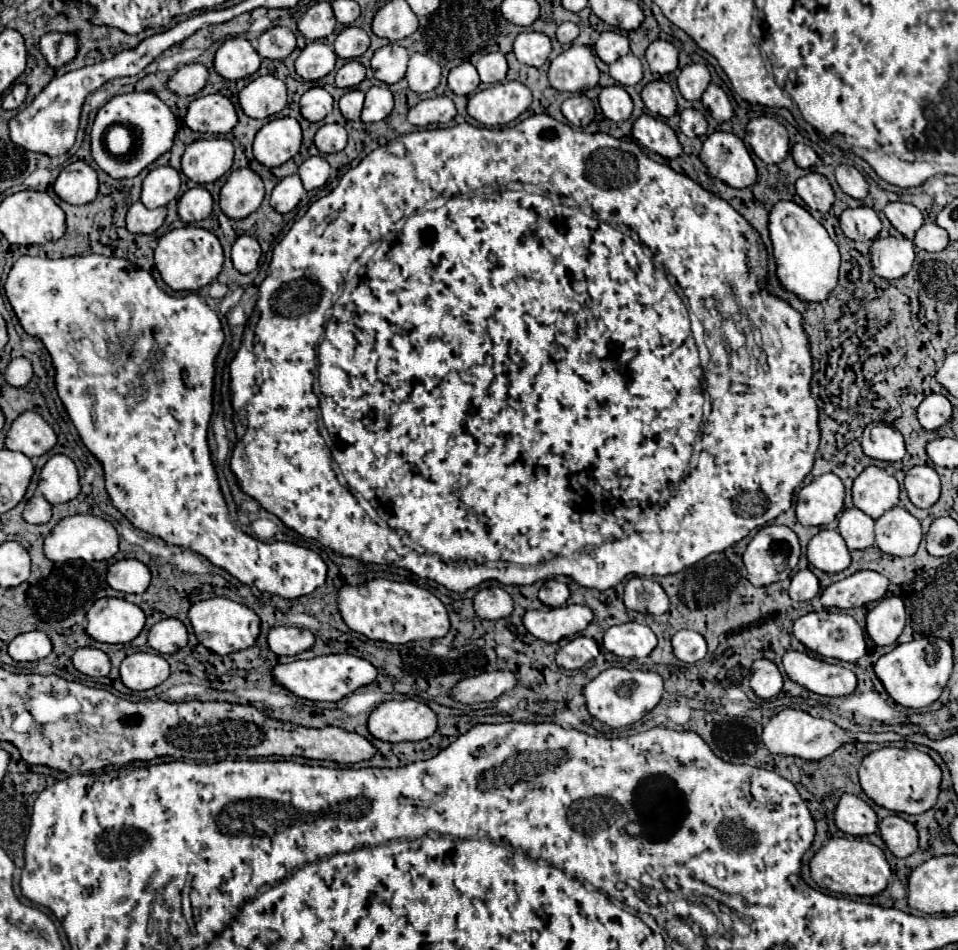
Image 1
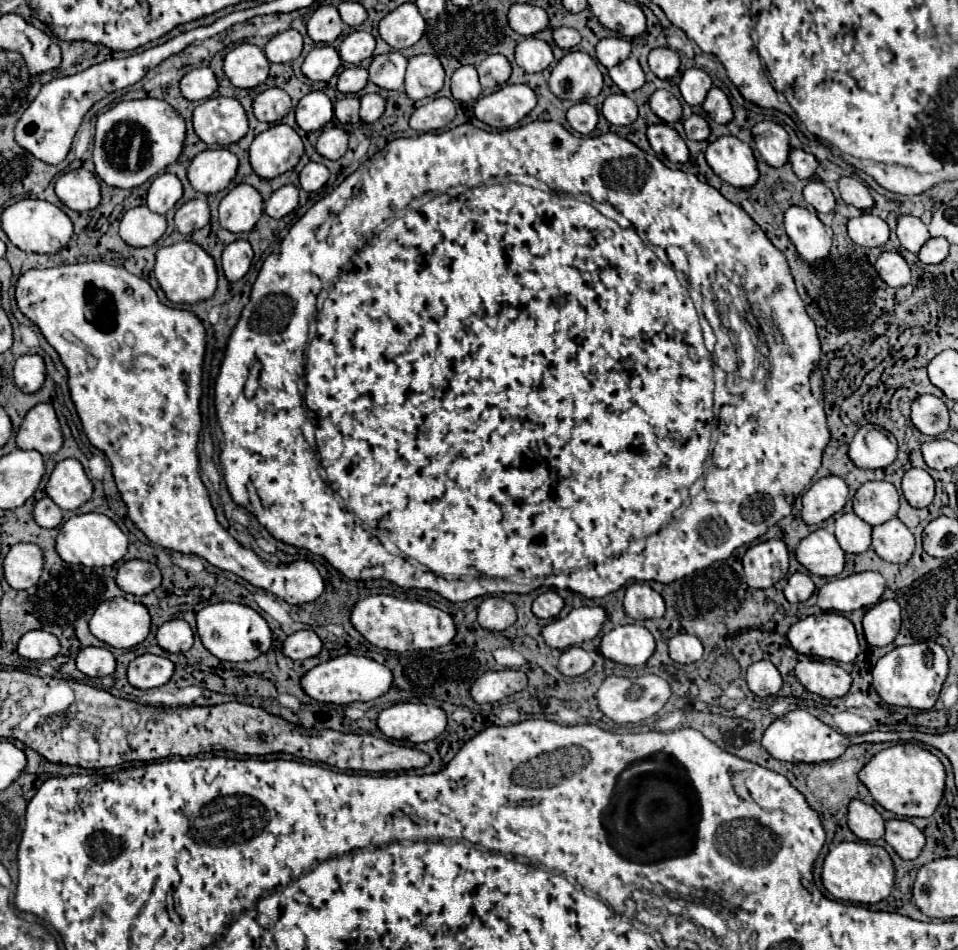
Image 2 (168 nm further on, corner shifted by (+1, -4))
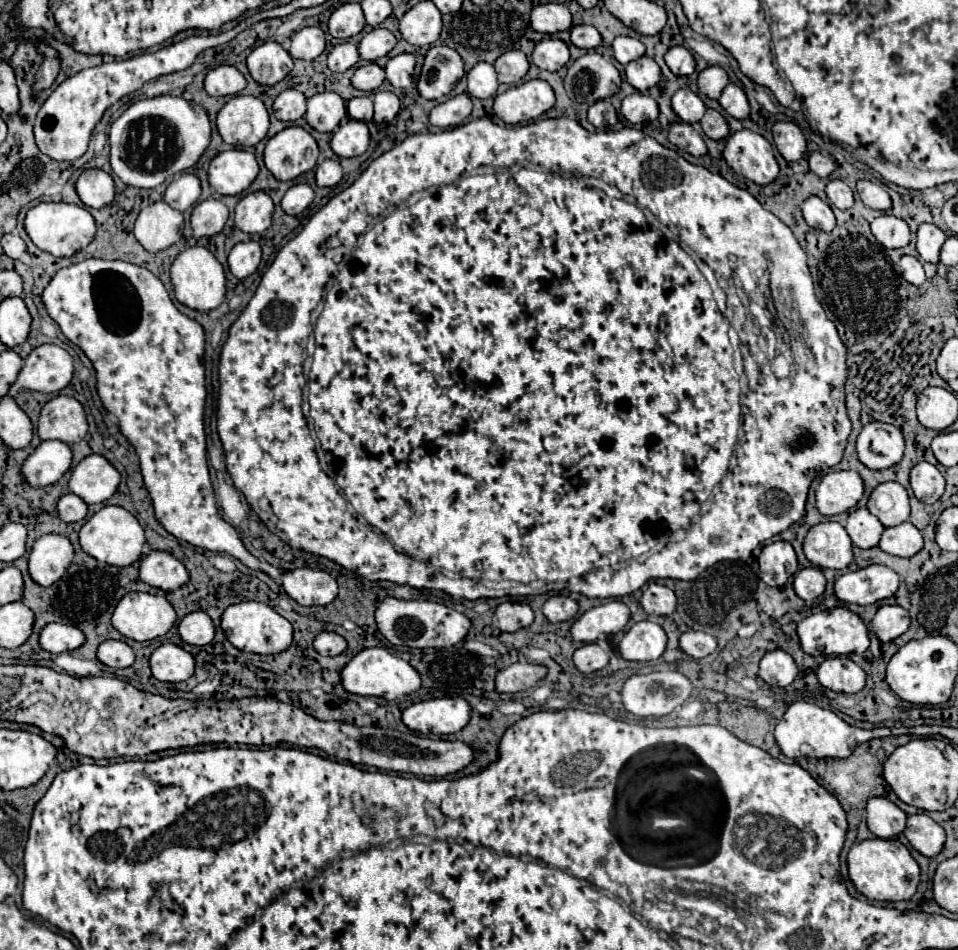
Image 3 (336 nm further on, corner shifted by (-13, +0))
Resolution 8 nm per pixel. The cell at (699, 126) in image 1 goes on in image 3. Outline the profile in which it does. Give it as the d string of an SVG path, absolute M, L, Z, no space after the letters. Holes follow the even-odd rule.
M708 109L708 111L706 111L706 115L702 117L700 125L702 125L702 131L704 131L710 139L720 141L720 139L728 137L728 123L726 123L726 119L724 119L718 111L714 111L714 109Z

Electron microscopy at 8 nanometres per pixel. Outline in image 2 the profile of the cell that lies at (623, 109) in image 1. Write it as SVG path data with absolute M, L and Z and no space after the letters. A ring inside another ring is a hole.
M618 93L618 95L608 95L606 97L604 107L602 107L602 115L612 125L630 125L630 123L636 121L638 109L636 109L636 103L628 95Z

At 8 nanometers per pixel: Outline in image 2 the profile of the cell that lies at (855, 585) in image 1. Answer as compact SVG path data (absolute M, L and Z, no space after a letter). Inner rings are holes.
M876 571L852 573L844 579L832 579L818 591L818 607L824 611L856 611L876 605L886 589L884 577Z

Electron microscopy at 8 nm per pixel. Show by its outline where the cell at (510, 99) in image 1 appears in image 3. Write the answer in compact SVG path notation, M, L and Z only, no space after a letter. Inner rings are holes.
M526 81L494 99L494 113L508 125L538 119L554 107L554 91L546 81Z

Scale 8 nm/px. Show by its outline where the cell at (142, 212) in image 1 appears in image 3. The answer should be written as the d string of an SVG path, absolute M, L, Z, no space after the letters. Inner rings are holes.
M156 201L140 211L134 225L134 237L144 249L156 253L180 239L182 225L184 217L180 211L172 209L164 201Z

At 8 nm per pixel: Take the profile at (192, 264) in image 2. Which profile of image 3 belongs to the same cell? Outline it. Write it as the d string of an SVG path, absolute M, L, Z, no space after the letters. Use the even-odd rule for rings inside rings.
M194 245L194 247L186 247L184 251L180 251L178 257L172 263L170 275L172 275L172 285L174 285L176 299L182 305L190 307L190 309L212 311L212 309L216 309L224 301L224 295L226 295L224 267L206 247Z

